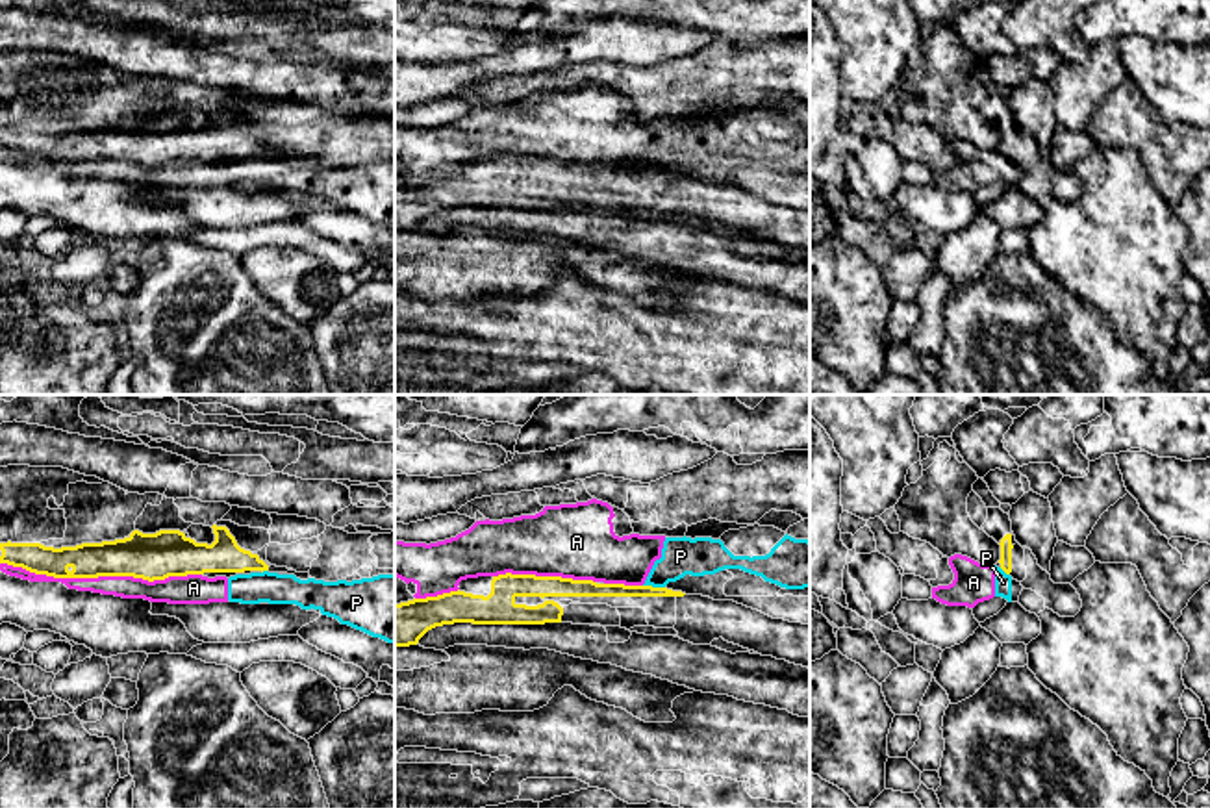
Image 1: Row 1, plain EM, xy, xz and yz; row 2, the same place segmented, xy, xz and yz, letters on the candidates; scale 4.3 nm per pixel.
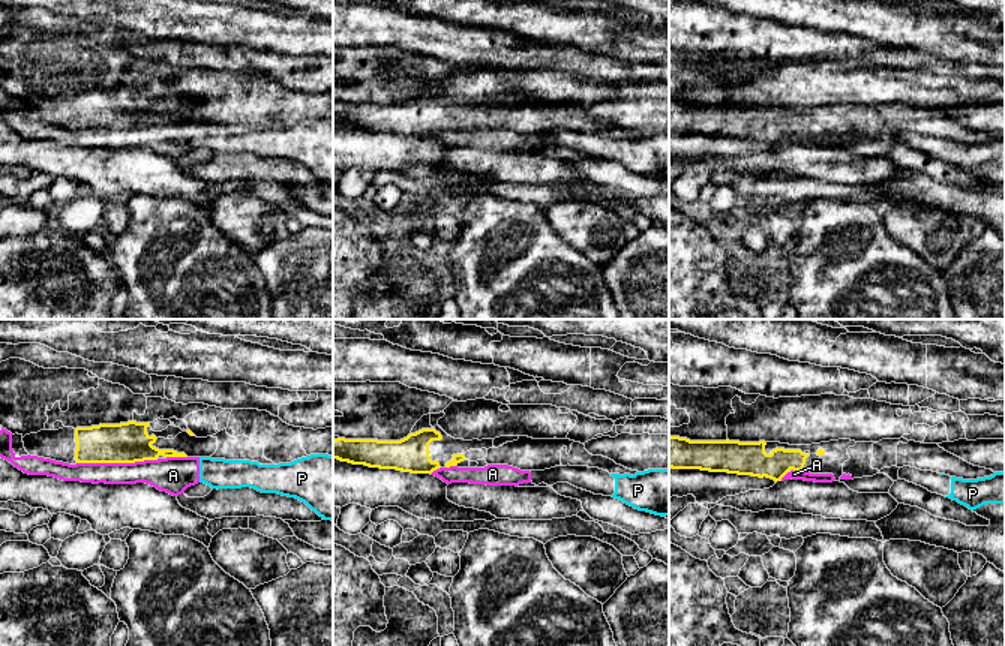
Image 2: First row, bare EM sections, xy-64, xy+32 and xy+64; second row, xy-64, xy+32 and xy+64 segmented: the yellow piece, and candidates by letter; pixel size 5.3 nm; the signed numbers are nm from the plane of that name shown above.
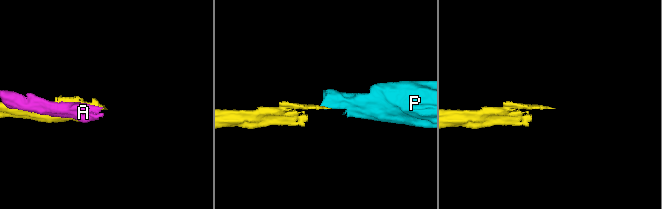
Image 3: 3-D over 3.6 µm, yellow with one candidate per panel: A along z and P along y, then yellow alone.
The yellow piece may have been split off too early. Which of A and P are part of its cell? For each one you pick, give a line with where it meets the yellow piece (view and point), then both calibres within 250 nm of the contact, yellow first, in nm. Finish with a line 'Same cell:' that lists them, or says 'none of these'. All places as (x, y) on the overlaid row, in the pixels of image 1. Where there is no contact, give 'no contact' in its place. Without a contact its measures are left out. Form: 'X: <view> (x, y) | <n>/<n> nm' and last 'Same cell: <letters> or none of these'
Same cell: none of these

